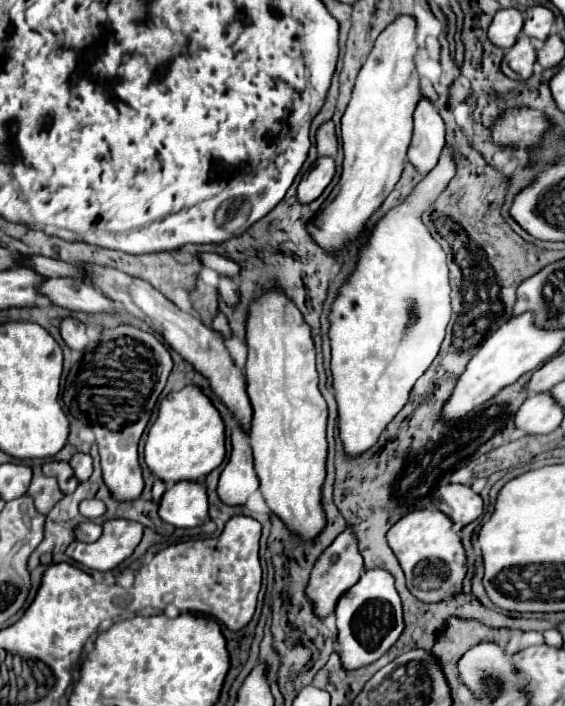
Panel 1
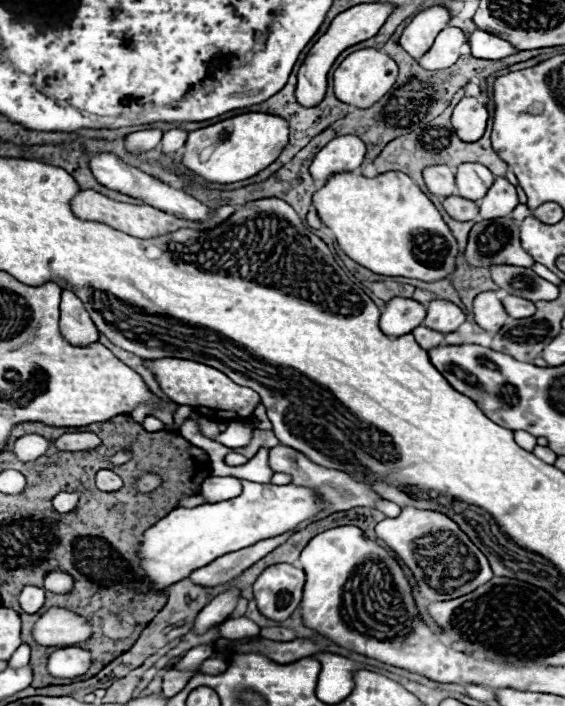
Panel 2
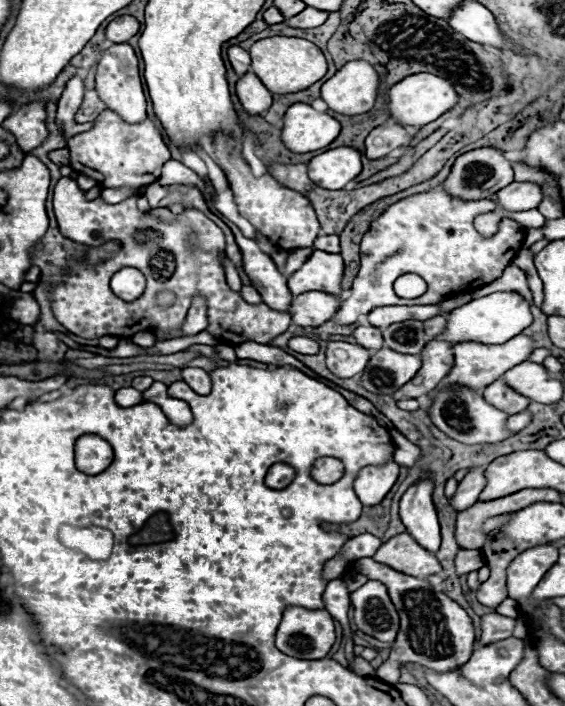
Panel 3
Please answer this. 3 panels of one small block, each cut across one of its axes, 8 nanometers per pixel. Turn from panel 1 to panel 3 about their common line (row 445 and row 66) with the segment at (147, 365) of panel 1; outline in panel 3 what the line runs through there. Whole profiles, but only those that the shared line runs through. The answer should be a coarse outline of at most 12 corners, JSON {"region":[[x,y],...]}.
{"region":[[130,44],[102,54],[96,90],[126,124],[146,120]]}

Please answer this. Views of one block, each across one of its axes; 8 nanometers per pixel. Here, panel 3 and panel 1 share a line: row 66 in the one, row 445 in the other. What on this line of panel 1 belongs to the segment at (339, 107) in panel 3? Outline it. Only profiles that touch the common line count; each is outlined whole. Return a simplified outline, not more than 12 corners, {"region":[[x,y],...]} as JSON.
{"region":[[452,150],[366,238],[330,314],[338,436],[372,448],[436,358]]}

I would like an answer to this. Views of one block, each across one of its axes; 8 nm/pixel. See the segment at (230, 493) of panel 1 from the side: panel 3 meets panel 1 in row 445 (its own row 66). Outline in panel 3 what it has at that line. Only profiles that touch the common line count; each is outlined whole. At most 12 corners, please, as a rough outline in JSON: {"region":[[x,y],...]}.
{"region":[[240,46],[228,50],[228,60],[238,76],[250,70],[250,56]]}

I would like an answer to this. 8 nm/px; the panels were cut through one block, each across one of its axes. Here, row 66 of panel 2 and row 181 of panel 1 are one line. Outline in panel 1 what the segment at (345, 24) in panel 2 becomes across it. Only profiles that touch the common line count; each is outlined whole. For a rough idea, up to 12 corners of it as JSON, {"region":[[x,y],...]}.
{"region":[[316,158],[298,184],[298,200],[310,204],[334,178],[334,158]]}

